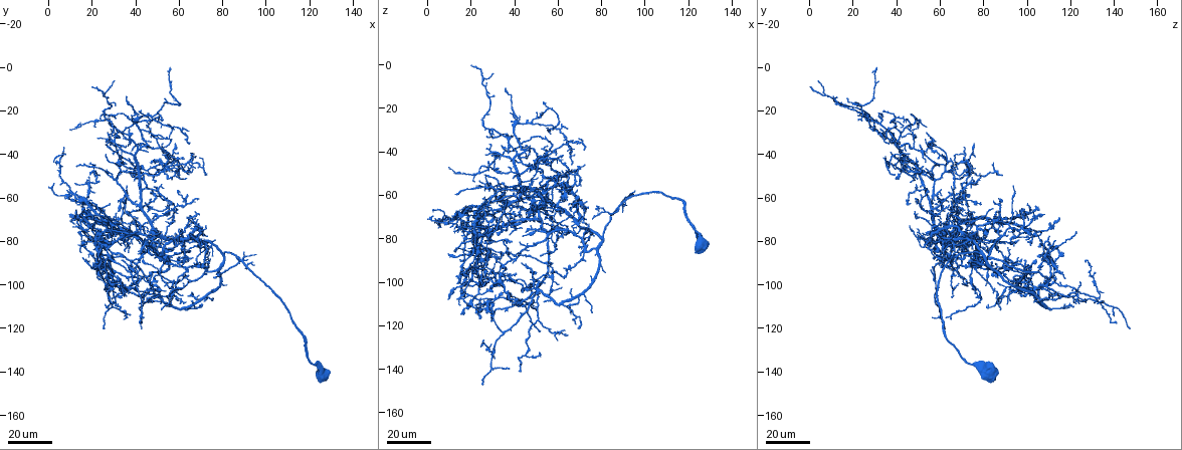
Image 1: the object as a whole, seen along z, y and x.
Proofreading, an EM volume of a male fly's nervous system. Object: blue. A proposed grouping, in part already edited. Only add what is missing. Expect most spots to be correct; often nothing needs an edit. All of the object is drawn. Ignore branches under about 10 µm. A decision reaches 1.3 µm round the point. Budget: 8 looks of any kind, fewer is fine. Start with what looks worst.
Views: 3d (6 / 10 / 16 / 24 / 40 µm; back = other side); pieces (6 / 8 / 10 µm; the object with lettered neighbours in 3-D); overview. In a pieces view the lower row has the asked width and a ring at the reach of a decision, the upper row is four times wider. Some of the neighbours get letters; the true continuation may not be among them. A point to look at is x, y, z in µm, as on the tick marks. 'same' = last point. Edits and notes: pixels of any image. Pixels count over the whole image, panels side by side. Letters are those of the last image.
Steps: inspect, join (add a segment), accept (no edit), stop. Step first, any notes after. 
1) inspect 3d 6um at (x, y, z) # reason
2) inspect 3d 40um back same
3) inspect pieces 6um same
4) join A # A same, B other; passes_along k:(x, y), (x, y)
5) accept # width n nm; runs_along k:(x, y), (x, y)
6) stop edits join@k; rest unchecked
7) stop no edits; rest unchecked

inspect 3d 24um at (72, 49, 39) # free end

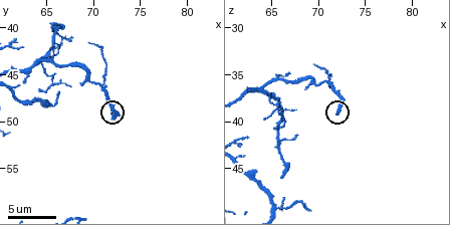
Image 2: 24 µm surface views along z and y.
inspect pieces 8um same

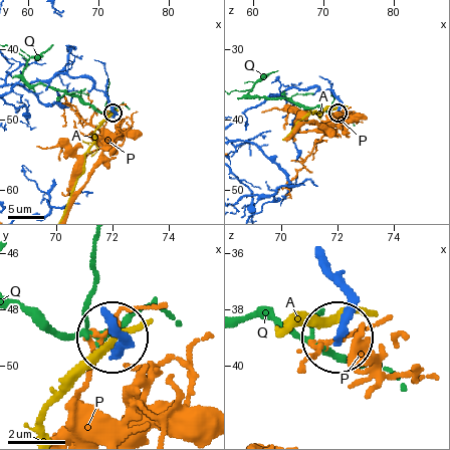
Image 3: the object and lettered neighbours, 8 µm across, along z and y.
accept # A other, P other, Q other; runs_along 3:(316, 254), (350, 295), (338, 343); no lettered segment goes on from it

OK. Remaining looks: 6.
inspect 3d 24um at (76, 107, 114) # free end

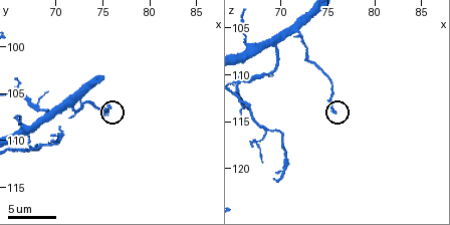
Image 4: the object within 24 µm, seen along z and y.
inspect 3d 6um at (75.8, 106.6, 114.0)

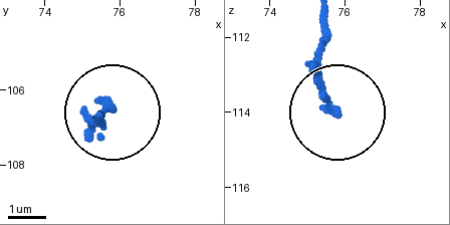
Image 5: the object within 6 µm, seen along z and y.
inspect pieces 6um at (75.70, 106.40, 113.95)

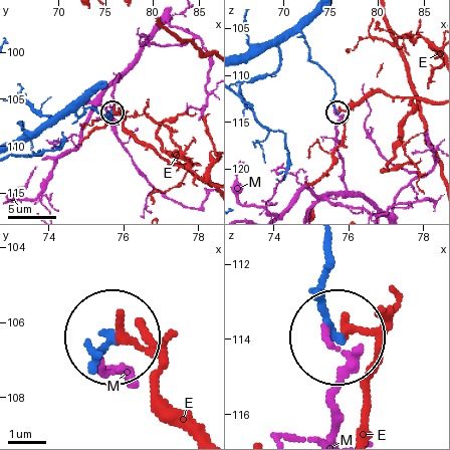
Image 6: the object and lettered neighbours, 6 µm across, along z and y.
accept # E other, M other; no lettered segment goes on from it

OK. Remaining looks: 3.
inspect 3d 40um at (38, 114, 139) # an open end

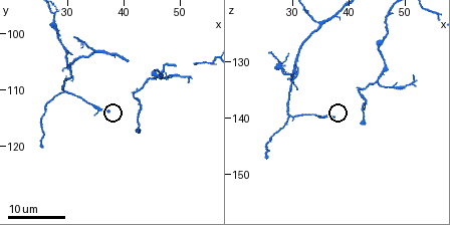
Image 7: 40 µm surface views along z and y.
inspect 3d 6um at (37.5, 114.0, 140.0)

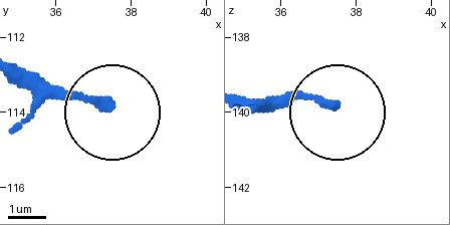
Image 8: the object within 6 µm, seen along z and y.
inspect pieces 10um at (37.40, 113.75, 139.85)

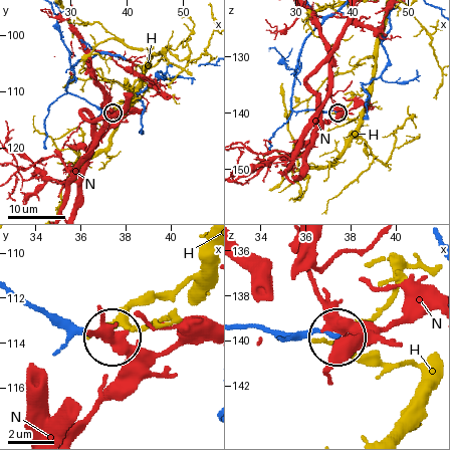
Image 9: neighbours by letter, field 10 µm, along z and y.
accept # H other, N other; runs_along 9:(244, 326), (334, 336); no lettered segment goes on from it

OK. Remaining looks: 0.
stop no edits; rest unchecked

